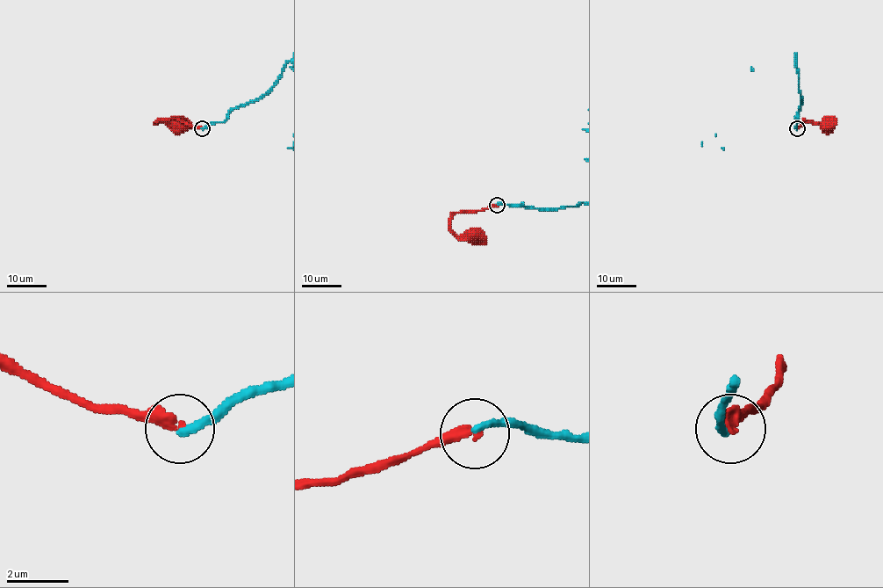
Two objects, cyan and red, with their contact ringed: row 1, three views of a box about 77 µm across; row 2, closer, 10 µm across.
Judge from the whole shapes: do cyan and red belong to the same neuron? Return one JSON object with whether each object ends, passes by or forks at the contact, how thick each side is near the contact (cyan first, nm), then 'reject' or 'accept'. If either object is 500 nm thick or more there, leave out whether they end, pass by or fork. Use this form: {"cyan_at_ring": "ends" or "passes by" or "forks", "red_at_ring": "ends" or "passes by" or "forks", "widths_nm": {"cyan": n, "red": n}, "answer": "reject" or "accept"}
{"cyan_at_ring": "ends", "red_at_ring": "ends", "widths_nm": {"cyan": 240, "red": 280}, "answer": "reject"}

